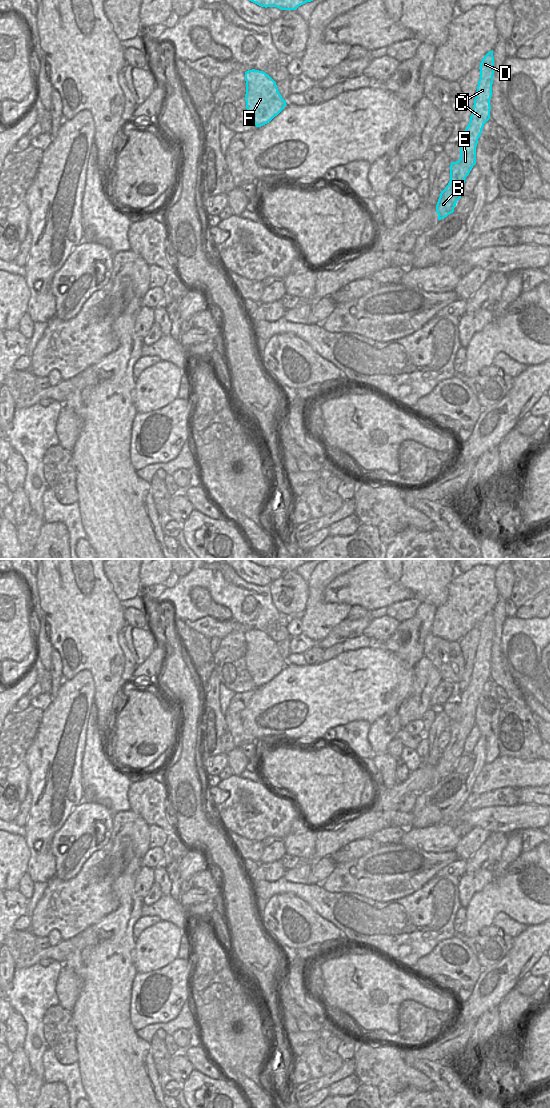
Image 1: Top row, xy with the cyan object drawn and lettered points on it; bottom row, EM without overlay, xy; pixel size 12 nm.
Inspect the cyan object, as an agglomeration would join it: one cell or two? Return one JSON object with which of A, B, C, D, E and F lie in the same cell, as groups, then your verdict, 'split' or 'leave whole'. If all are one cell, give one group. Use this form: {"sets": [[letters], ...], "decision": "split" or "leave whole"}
{"sets": [["A", "B", "C", "D", "E", "F"]], "decision": "leave whole"}

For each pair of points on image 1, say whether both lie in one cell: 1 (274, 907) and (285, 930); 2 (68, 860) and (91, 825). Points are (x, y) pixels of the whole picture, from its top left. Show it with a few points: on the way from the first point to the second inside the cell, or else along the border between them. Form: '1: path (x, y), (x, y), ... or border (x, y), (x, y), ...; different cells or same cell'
1: path (280, 913), (285, 920), (285, 924); same cell
2: path (77, 851), (81, 847), (84, 834); same cell

